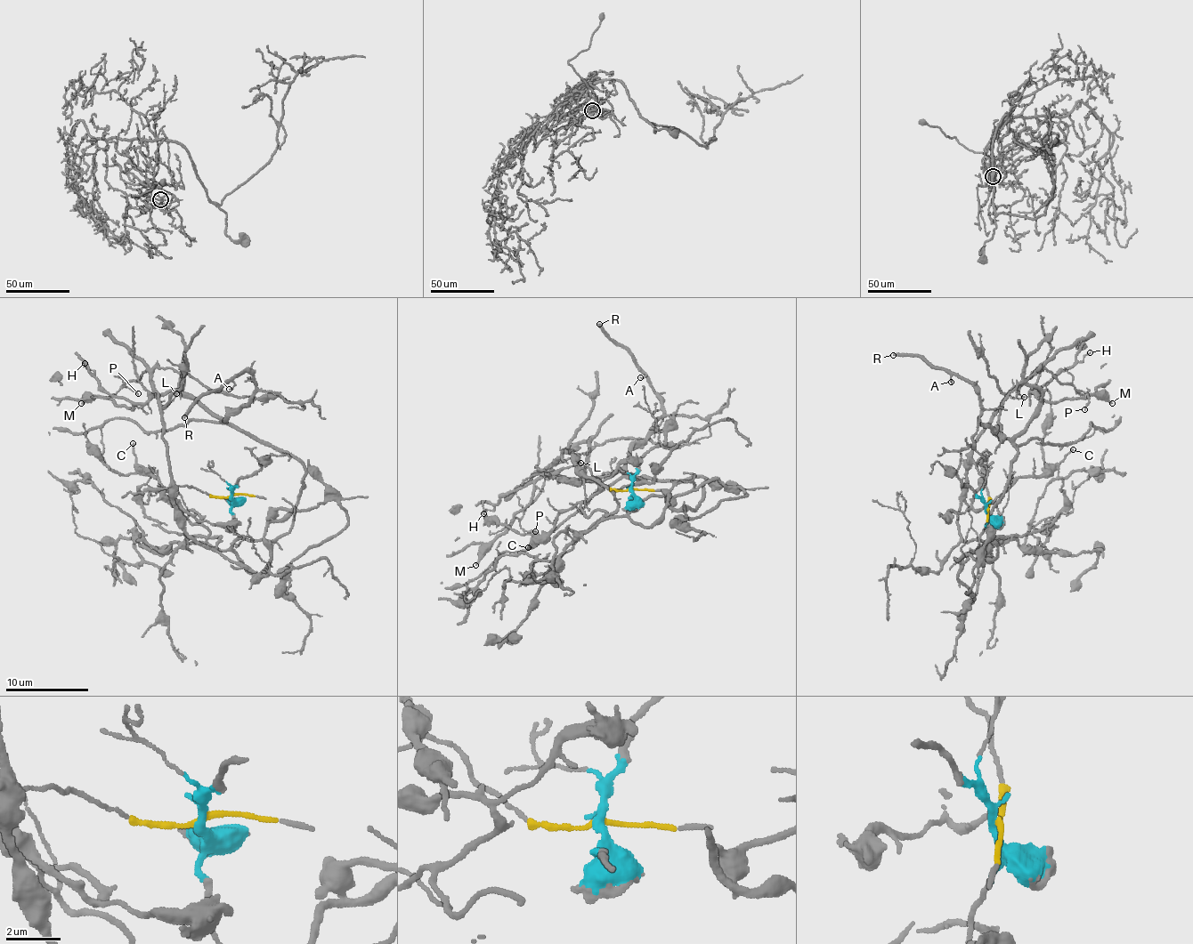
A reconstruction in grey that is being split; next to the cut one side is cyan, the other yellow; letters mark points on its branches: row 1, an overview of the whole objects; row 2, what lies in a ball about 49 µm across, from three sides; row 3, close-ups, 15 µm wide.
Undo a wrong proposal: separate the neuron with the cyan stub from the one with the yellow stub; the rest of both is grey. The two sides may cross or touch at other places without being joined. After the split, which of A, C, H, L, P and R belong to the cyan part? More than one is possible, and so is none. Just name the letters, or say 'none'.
A, C, H, R

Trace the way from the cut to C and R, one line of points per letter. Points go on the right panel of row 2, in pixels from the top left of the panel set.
C: (986, 508), (980, 556), (990, 527), (999, 520), (995, 501), (1000, 496), (1019, 479), (1054, 468), (1073, 448)
R: (986, 508), (980, 542), (963, 557), (997, 557), (988, 517), (1014, 446), (979, 421), (971, 383), (894, 354)

